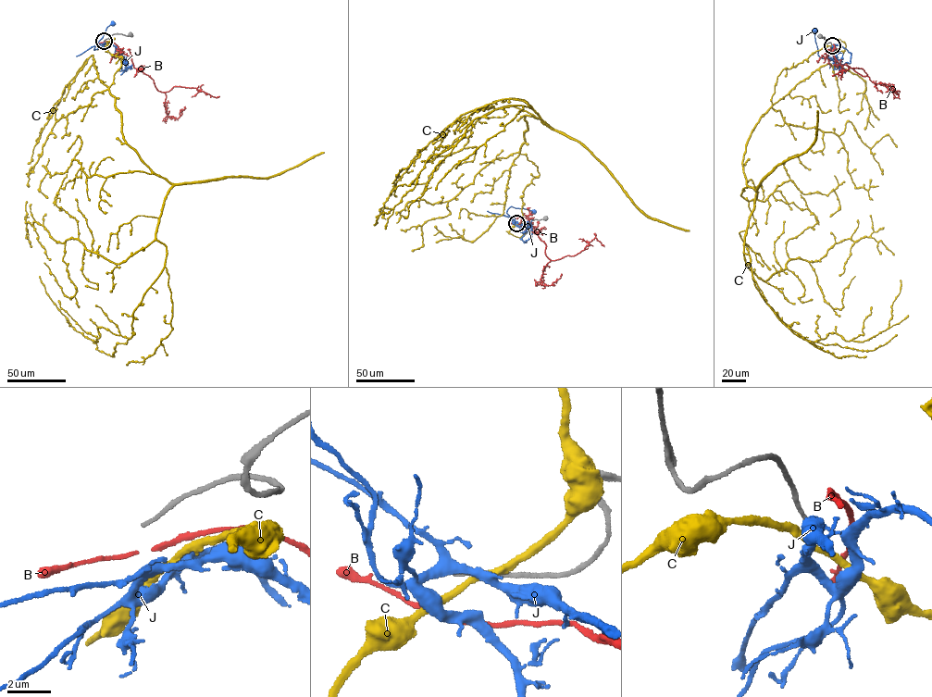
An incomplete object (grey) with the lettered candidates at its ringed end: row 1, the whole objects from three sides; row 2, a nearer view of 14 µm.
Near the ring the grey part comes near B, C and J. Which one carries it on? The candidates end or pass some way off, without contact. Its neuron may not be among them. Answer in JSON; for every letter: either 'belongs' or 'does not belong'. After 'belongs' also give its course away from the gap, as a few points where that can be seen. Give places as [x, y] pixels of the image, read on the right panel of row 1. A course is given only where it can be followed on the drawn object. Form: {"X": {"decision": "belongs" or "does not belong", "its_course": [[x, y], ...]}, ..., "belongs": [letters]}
{"B": {"decision": "belongs", "its_course": [[834, 46], [831, 53], [840, 65], [867, 75], [856, 68], [843, 72]]}, "C": {"decision": "does not belong"}, "J": {"decision": "does not belong"}, "belongs": ["B"]}

